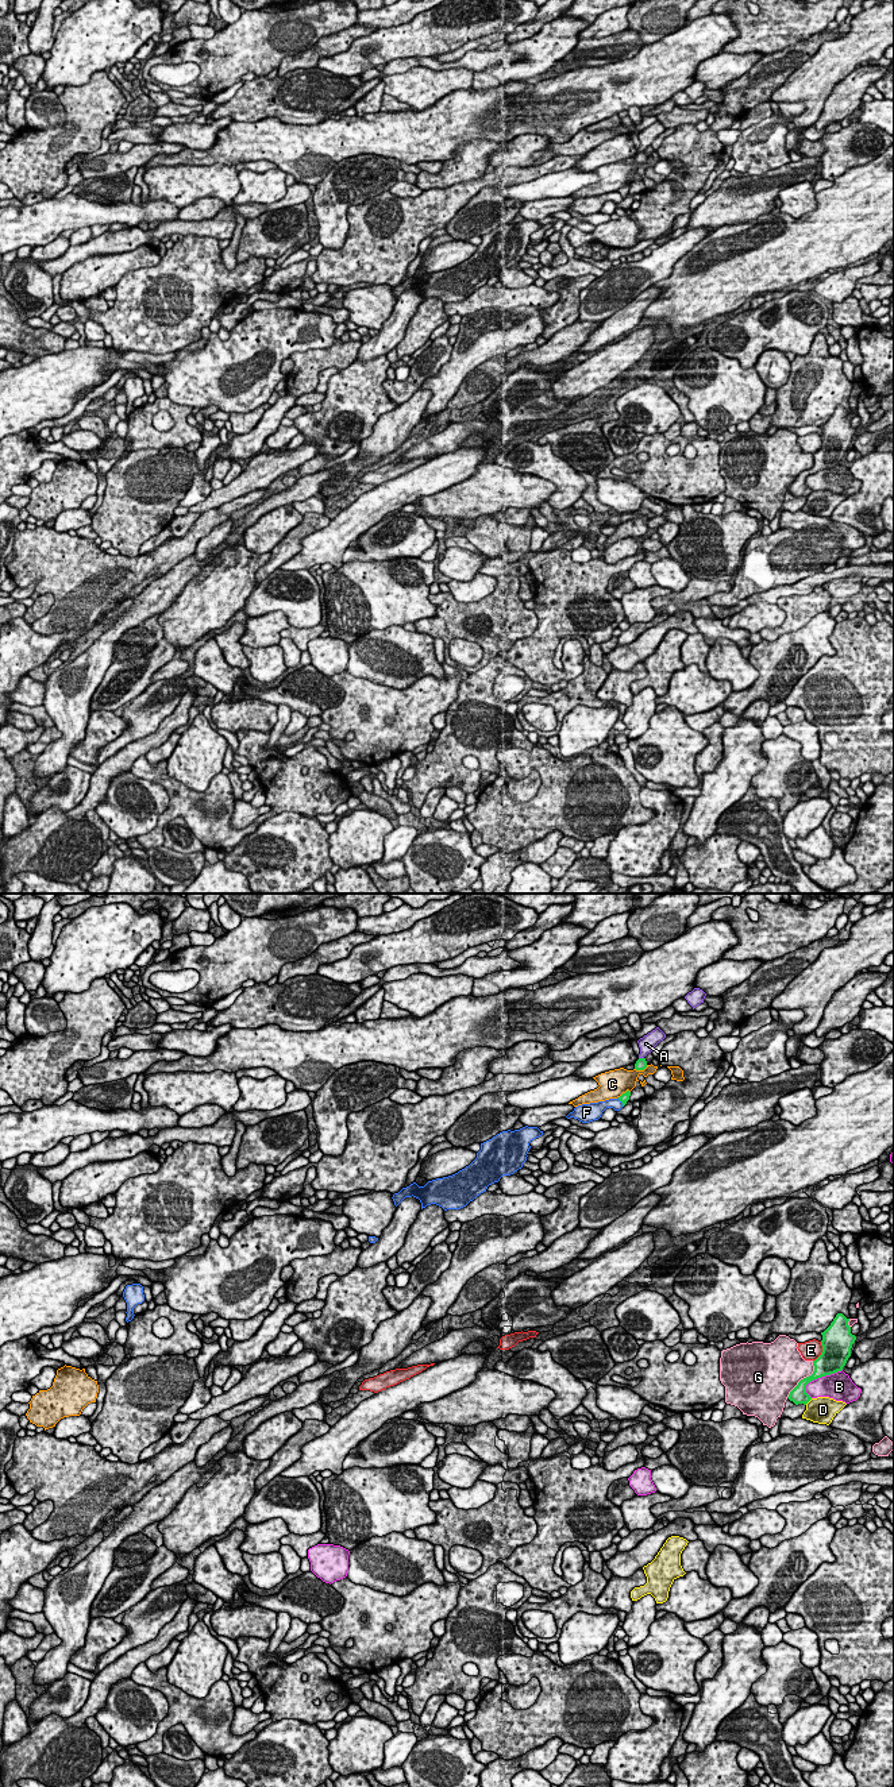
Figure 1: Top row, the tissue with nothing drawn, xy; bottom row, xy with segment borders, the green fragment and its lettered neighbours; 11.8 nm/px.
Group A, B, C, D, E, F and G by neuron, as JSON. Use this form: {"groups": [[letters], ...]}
{"groups": [["A"], ["B"], ["C"], ["D"], ["E"], ["F"], ["G"]]}

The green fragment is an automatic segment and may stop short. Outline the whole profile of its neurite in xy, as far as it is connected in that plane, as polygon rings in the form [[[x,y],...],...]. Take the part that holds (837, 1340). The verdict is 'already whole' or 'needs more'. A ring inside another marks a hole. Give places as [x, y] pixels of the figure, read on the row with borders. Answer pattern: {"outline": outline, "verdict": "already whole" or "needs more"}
{"outline": [[[837,1313],[831,1325],[821,1332],[822,1352],[816,1360],[813,1360],[813,1374],[801,1379],[787,1397],[795,1405],[806,1405],[812,1400],[806,1393],[806,1385],[809,1382],[841,1371],[845,1366],[851,1356],[852,1344],[856,1340],[856,1336],[851,1334],[848,1321],[849,1319],[843,1313]]], "verdict": "already whole"}

